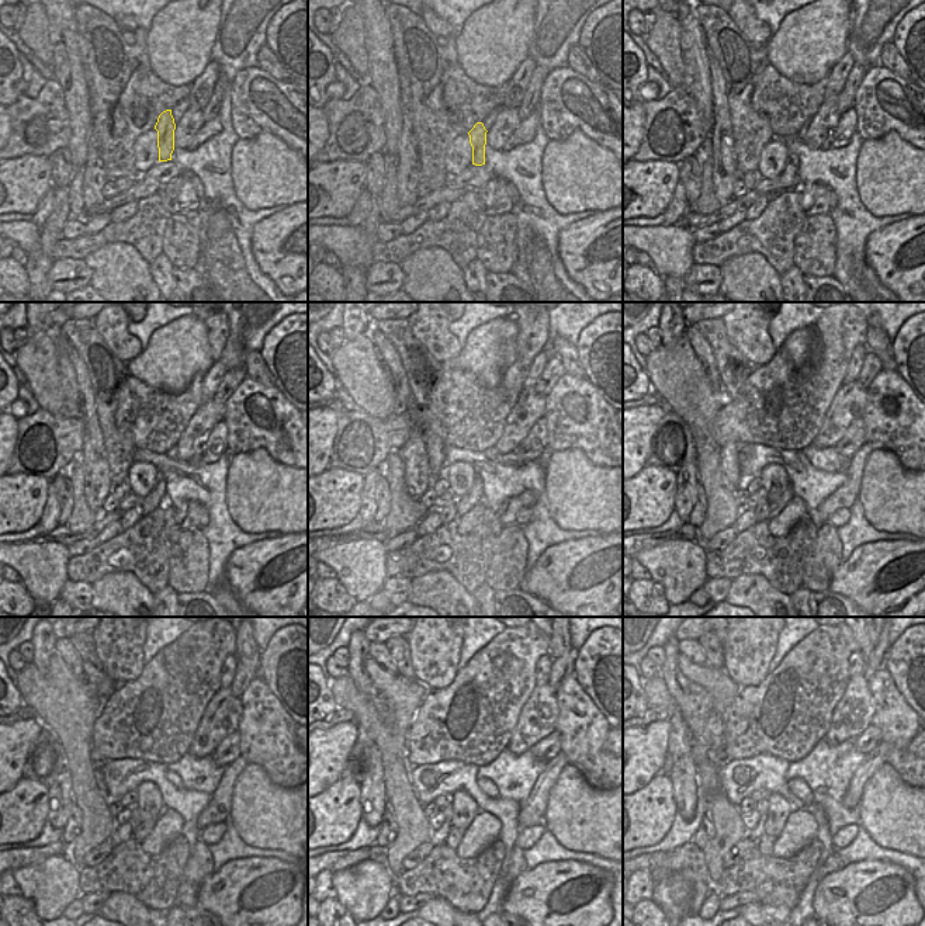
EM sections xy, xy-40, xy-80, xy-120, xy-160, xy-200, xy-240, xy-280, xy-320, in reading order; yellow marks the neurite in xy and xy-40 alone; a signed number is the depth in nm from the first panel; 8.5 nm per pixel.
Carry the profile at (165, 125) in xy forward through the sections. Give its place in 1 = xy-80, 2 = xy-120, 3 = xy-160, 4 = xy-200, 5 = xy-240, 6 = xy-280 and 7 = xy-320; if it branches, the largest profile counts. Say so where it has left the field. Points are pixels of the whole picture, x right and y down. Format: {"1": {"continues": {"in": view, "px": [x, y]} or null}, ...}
{"1": {"continues": {"in": "xy-80", "px": [790, 169]}}, "2": {"continues": {"in": "xy-120", "px": [158, 495]}}, "3": {"continues": {"in": "xy-160", "px": [464, 503]}}, "4": {"continues": {"in": "xy-200", "px": [776, 506]}}, "5": {"continues": {"in": "xy-240", "px": [145, 826]}}, "6": {"continues": {"in": "xy-280", "px": [454, 836]}}, "7": {"continues": {"in": "xy-320", "px": [765, 843]}}}

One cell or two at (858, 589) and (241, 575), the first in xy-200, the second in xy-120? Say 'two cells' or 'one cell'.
one cell

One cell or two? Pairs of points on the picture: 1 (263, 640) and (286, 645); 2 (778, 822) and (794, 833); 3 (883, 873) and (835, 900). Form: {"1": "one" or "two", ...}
{"1": "two", "2": "two", "3": "one"}

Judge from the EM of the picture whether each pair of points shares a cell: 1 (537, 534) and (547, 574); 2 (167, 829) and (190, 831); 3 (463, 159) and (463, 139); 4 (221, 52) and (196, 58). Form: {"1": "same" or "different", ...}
{"1": "different", "2": "different", "3": "same", "4": "different"}

